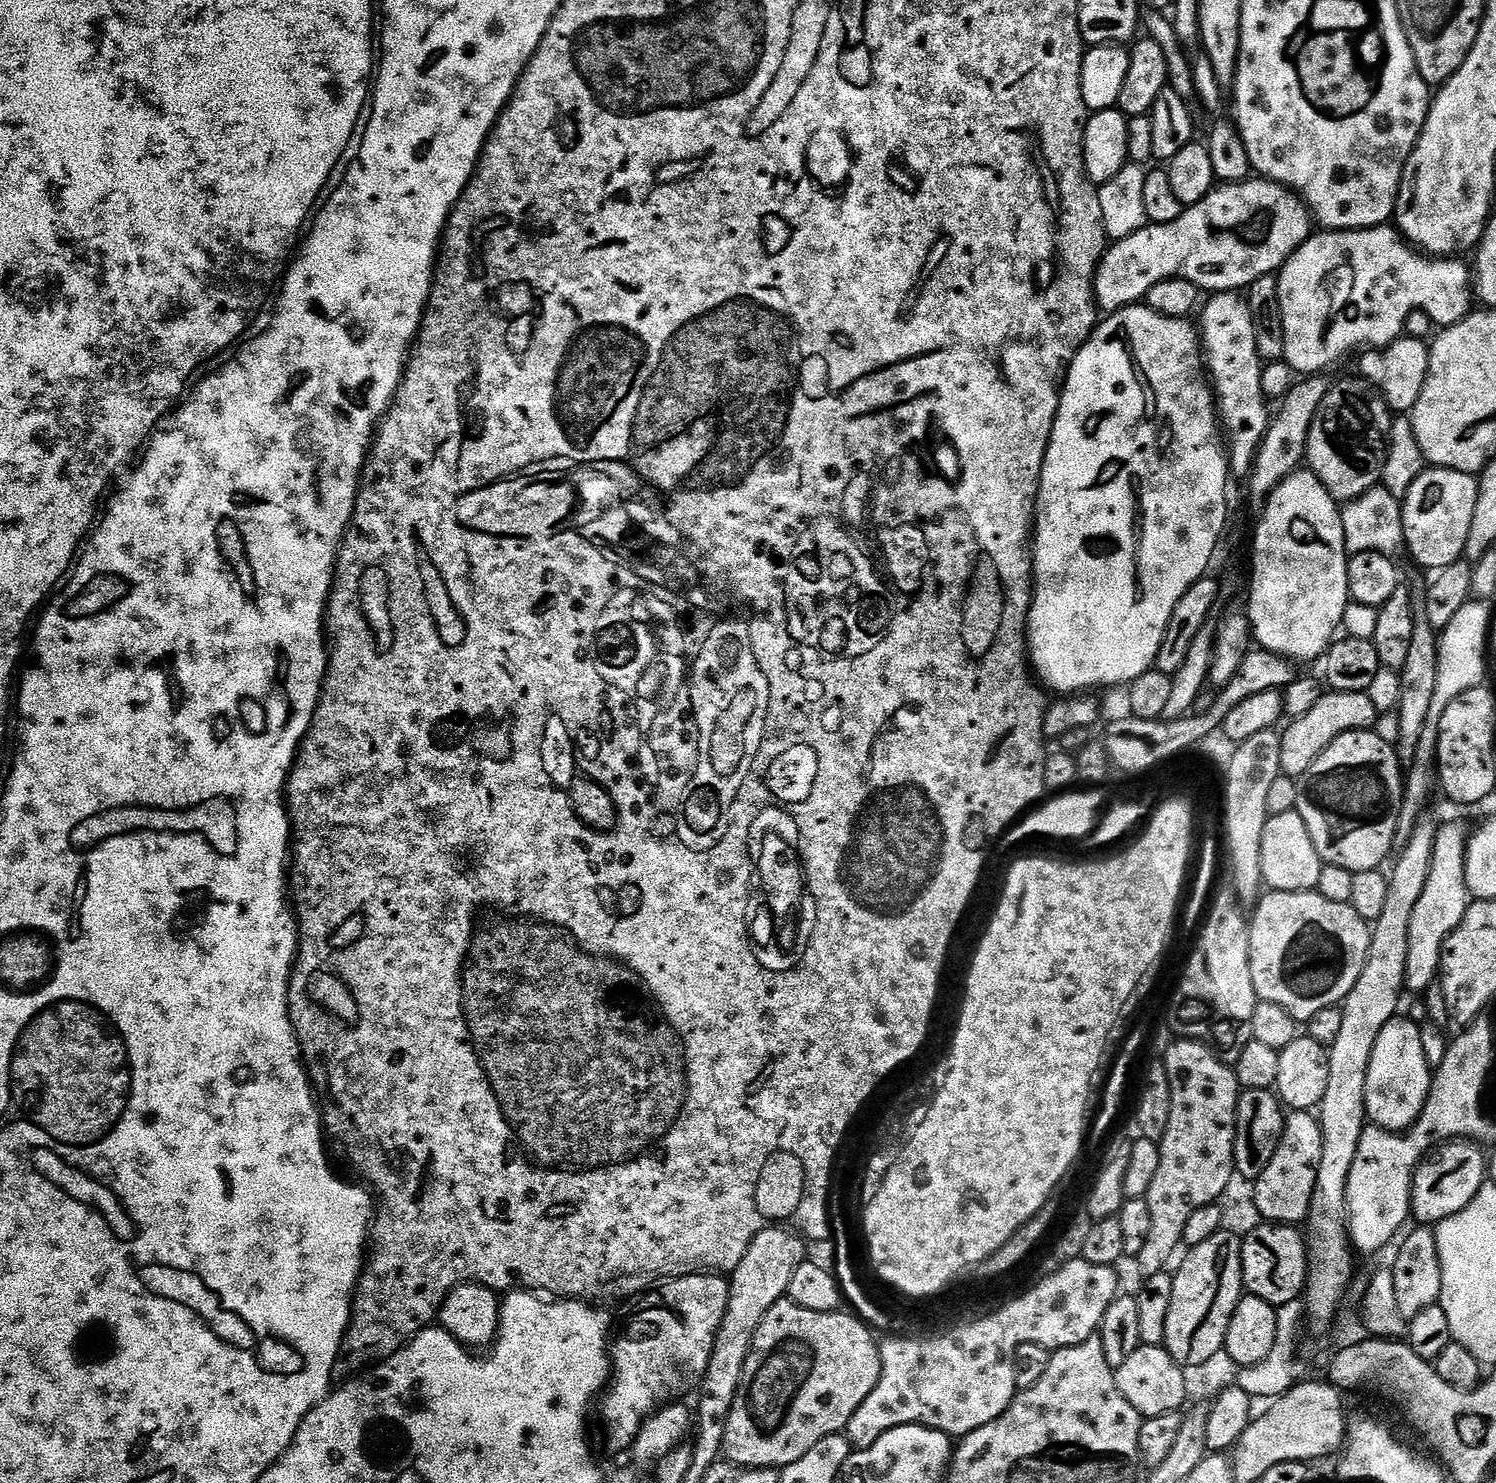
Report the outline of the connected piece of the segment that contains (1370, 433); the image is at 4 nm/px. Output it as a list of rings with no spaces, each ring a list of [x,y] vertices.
[[[1363,378],[1340,380],[1329,387],[1308,431],[1306,464],[1337,502],[1356,500],[1382,480],[1382,461],[1393,413],[1383,396]]]

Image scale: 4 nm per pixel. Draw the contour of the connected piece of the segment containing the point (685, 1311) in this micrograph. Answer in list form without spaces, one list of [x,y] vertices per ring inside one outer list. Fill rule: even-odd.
[[[697,1274],[695,1276],[673,1276],[663,1281],[664,1288],[672,1295],[672,1301],[667,1304],[662,1297],[656,1296],[653,1300],[648,1300],[641,1306],[640,1312],[636,1312],[624,1324],[624,1329],[620,1332],[617,1340],[613,1339],[610,1344],[610,1389],[612,1392],[605,1391],[603,1393],[604,1401],[600,1404],[600,1424],[604,1427],[604,1444],[612,1452],[625,1452],[631,1449],[632,1443],[638,1438],[638,1434],[642,1430],[644,1424],[649,1420],[654,1412],[665,1407],[669,1402],[676,1402],[681,1399],[680,1395],[688,1388],[688,1380],[692,1384],[699,1385],[704,1379],[706,1370],[710,1366],[710,1358],[714,1350],[714,1342],[716,1335],[720,1329],[722,1318],[726,1314],[726,1306],[728,1305],[728,1285],[729,1281],[720,1274]]]

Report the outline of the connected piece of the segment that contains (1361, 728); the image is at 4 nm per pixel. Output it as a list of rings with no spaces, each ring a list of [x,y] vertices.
[[[1325,691],[1324,696],[1318,698],[1318,702],[1308,713],[1302,714],[1302,718],[1291,721],[1287,725],[1289,728],[1280,732],[1281,773],[1298,778],[1306,774],[1310,766],[1314,766],[1314,758],[1318,758],[1318,754],[1322,754],[1322,750],[1326,750],[1326,746],[1330,746],[1334,738],[1347,732],[1367,732],[1375,729],[1377,727],[1376,704],[1370,697],[1368,692]]]

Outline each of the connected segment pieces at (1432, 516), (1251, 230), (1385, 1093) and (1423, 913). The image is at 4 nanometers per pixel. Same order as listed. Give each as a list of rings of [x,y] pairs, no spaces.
[[[1429,467],[1405,494],[1404,544],[1406,552],[1424,568],[1439,570],[1464,556],[1470,538],[1470,522],[1474,522],[1474,506],[1478,502],[1480,485],[1475,475],[1453,468]]]
[[[1263,178],[1239,180],[1237,184],[1221,183],[1213,187],[1212,192],[1202,198],[1202,202],[1187,205],[1184,213],[1174,218],[1174,222],[1149,223],[1124,240],[1115,241],[1101,256],[1096,270],[1094,287],[1097,305],[1105,313],[1117,312],[1129,304],[1141,303],[1158,282],[1173,278],[1189,280],[1208,294],[1245,290],[1255,280],[1260,280],[1271,272],[1272,275],[1279,273],[1292,253],[1313,235],[1312,224],[1314,225],[1314,217],[1308,205],[1283,184]]]
[[[1394,1018],[1382,1026],[1382,1034],[1378,1034],[1378,1042],[1374,1042],[1374,1050],[1370,1054],[1370,1070],[1366,1074],[1366,1110],[1368,1120],[1375,1127],[1385,1128],[1388,1132],[1403,1133],[1412,1127],[1422,1114],[1424,1103],[1428,1101],[1428,1091],[1432,1088],[1433,1069],[1426,1062],[1426,1054],[1422,1050],[1422,1034],[1420,1024],[1412,1020]]]
[[[1444,824],[1440,829],[1435,829],[1430,872],[1426,878],[1426,886],[1422,890],[1422,898],[1418,898],[1418,906],[1414,906],[1414,914],[1410,917],[1410,950],[1406,954],[1406,970],[1404,971],[1406,988],[1409,993],[1411,991],[1418,992],[1418,994],[1427,993],[1437,983],[1440,955],[1446,938],[1454,927],[1452,896],[1465,891],[1465,851],[1466,832],[1464,836],[1462,825]]]

